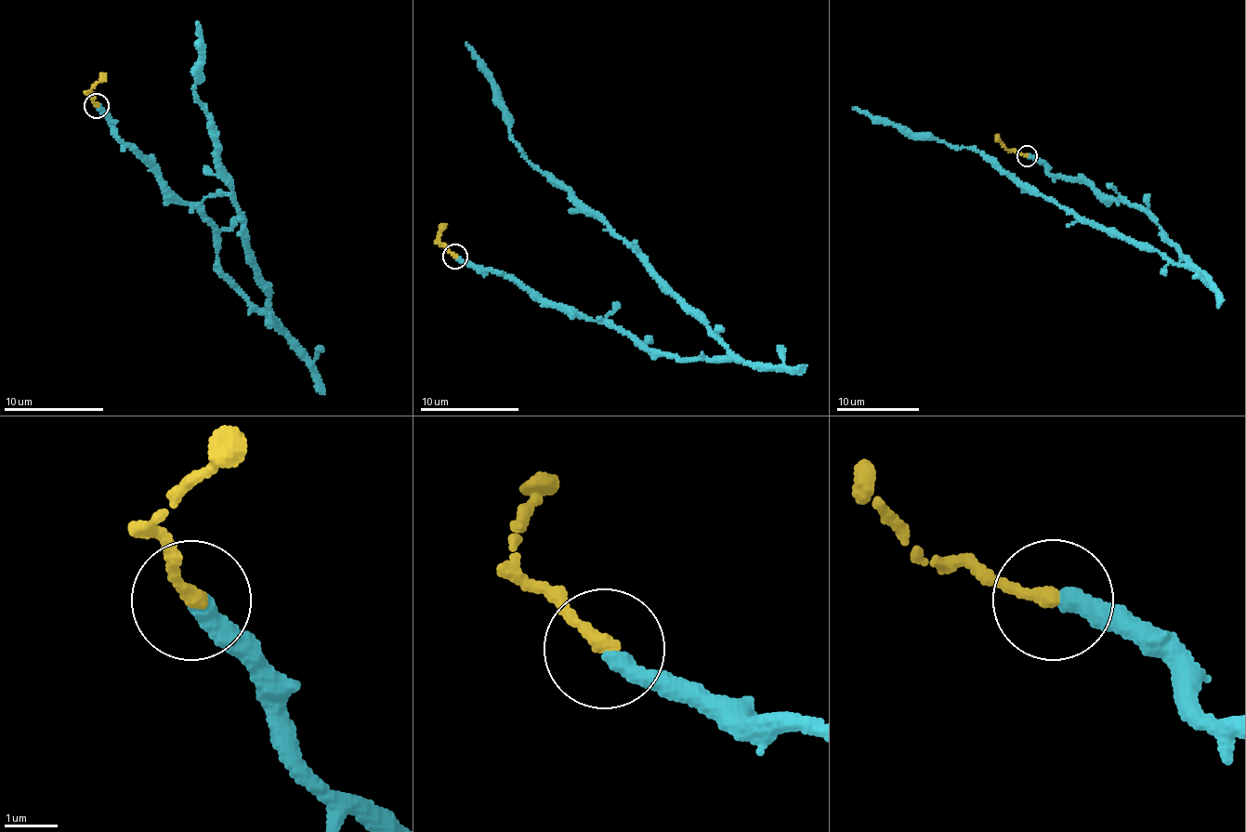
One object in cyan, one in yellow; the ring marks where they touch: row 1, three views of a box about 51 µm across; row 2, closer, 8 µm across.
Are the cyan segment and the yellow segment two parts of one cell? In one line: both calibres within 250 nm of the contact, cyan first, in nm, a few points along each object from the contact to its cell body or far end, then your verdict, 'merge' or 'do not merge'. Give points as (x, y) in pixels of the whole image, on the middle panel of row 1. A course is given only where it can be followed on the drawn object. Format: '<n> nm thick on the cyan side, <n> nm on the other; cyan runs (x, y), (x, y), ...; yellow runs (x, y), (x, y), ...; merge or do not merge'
360 nm thick on the cyan side, 260 nm on the other; cyan runs (454, 257), (608, 321), (649, 351), (727, 352), (636, 246), (526, 158), (491, 73), (465, 43); yellow runs (454, 257), (439, 236), (444, 226); merge

